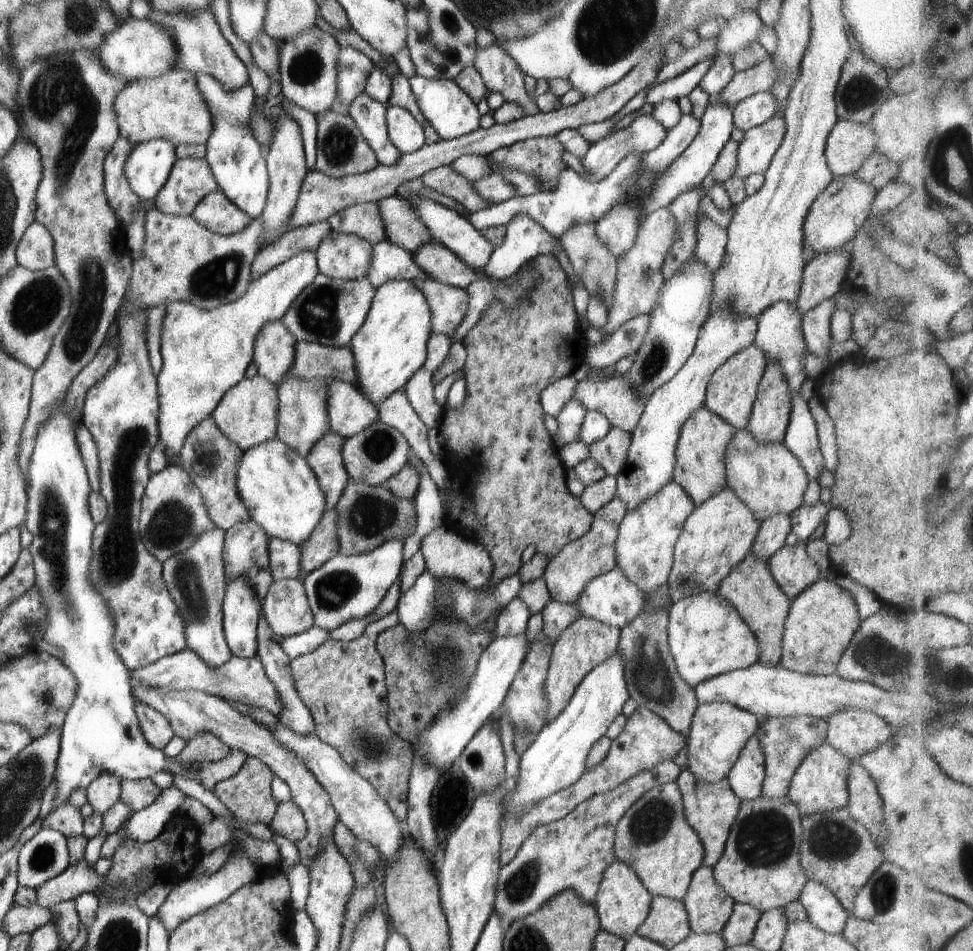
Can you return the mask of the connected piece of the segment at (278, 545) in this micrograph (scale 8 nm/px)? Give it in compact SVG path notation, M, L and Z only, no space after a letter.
M270 537L267 547L268 568L273 580L296 579L301 565L299 546L293 542Z

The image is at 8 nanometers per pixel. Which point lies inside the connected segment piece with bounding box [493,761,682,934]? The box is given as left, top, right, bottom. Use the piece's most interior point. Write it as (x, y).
(572, 853)

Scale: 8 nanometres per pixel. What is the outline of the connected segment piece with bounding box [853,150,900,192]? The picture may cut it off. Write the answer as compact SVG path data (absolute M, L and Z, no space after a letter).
M877 150L872 153L853 177L870 184L878 192L889 182L896 180L900 172L900 164L881 155Z

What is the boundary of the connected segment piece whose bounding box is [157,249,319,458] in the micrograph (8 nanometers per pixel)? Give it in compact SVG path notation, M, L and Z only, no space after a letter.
M304 249L260 275L256 280L252 280L245 293L231 303L225 303L209 311L200 310L196 308L196 305L188 302L173 302L165 308L160 345L164 369L157 376L157 393L161 410L158 416L158 430L162 444L173 450L177 458L179 458L184 439L192 428L210 417L224 394L245 378L246 369L253 362L256 335L264 325L267 325L267 322L281 321L297 296L316 278L318 273L315 252Z

